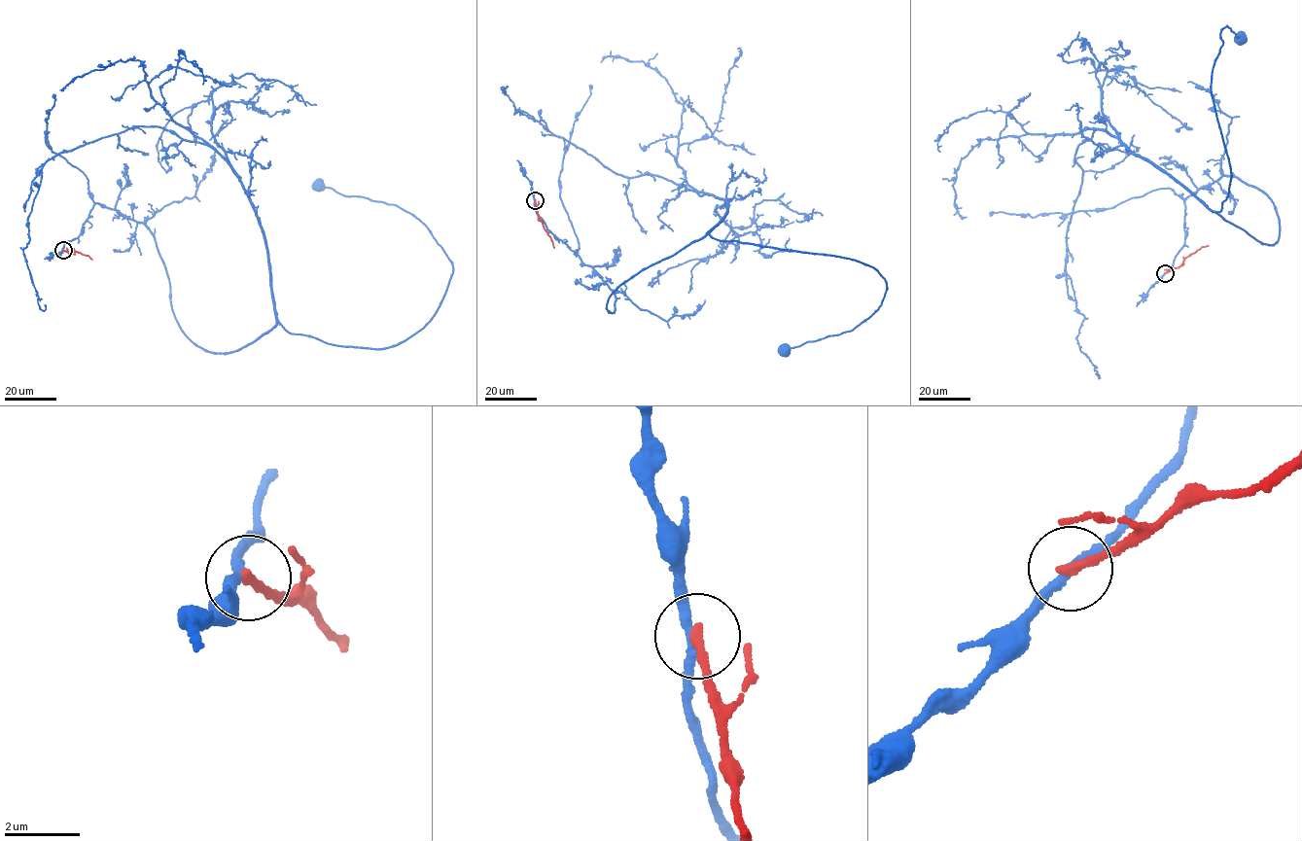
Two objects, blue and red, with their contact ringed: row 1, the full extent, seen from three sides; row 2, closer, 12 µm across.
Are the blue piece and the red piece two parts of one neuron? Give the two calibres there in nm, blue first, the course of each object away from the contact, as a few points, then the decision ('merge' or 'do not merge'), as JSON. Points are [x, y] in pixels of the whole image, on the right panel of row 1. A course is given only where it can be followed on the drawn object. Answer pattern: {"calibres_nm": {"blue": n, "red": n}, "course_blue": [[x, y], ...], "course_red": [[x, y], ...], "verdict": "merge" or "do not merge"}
{"calibres_nm": {"blue": 240, "red": 240}, "course_blue": [[1165, 273], [1223, 176], [1271, 200], [1279, 238], [1212, 211], [1211, 82], [1240, 36]], "course_red": [[1165, 273], [1178, 267], [1187, 257], [1202, 247], [1209, 246]], "verdict": "do not merge"}

